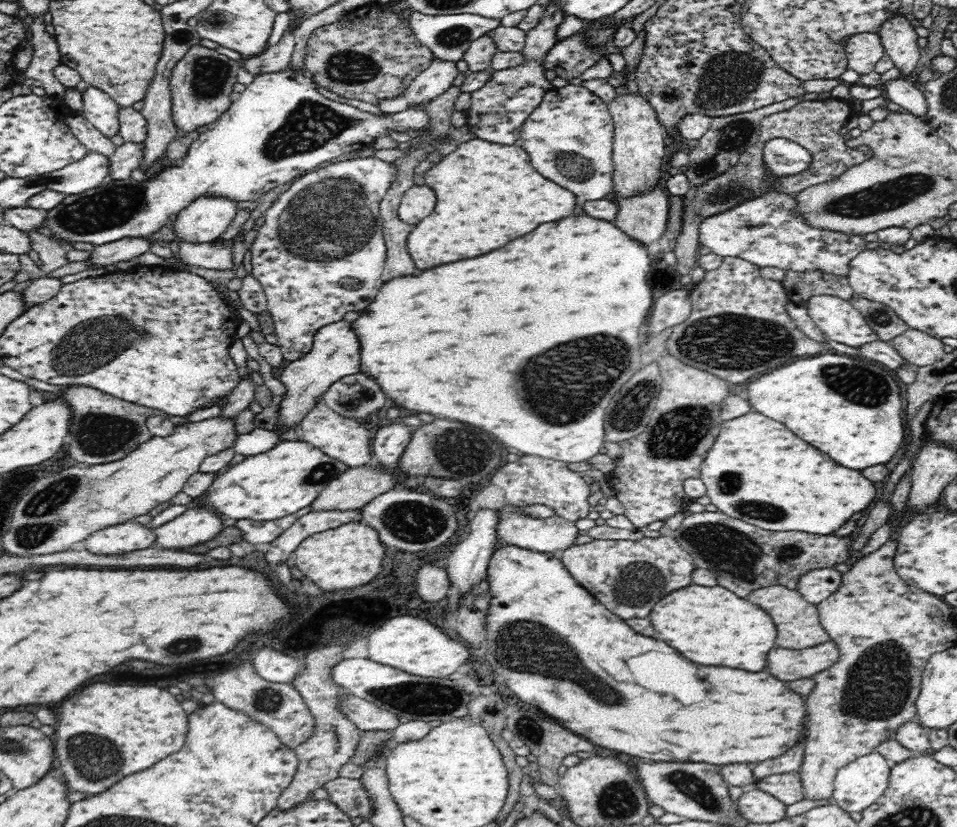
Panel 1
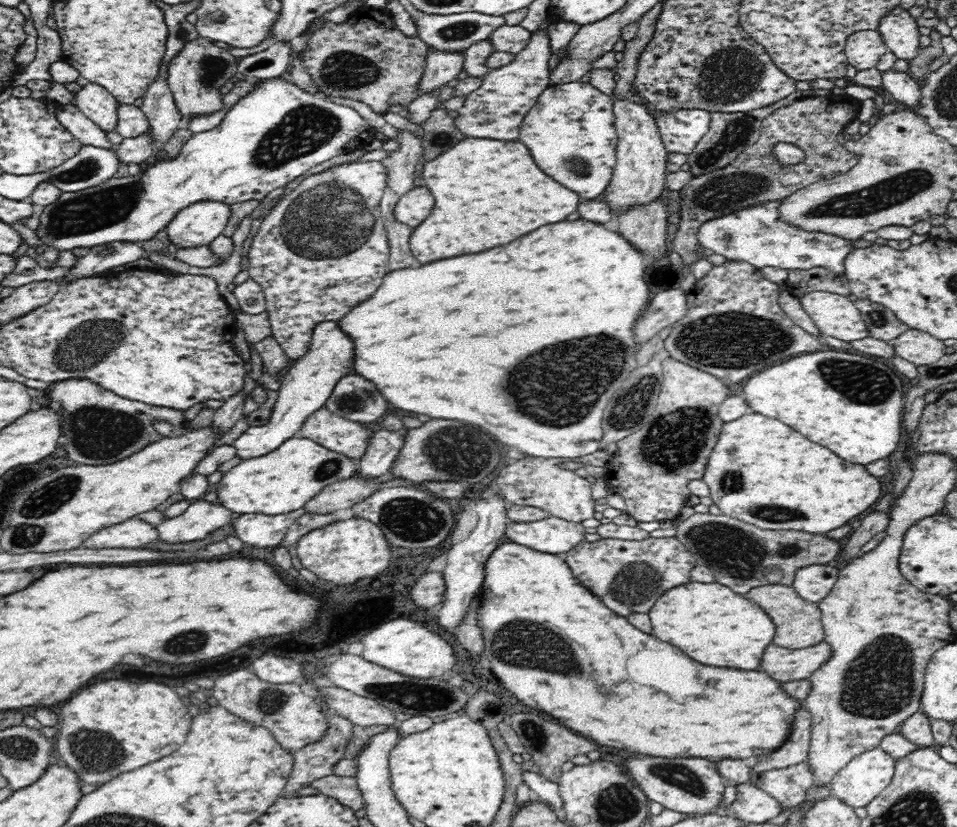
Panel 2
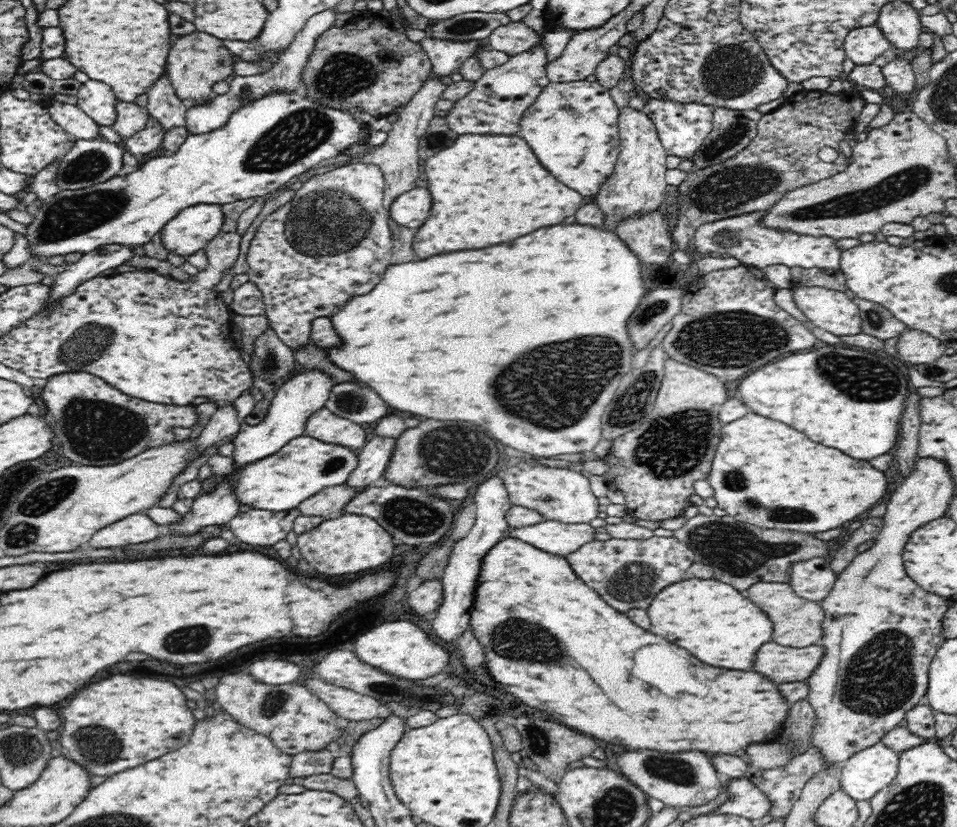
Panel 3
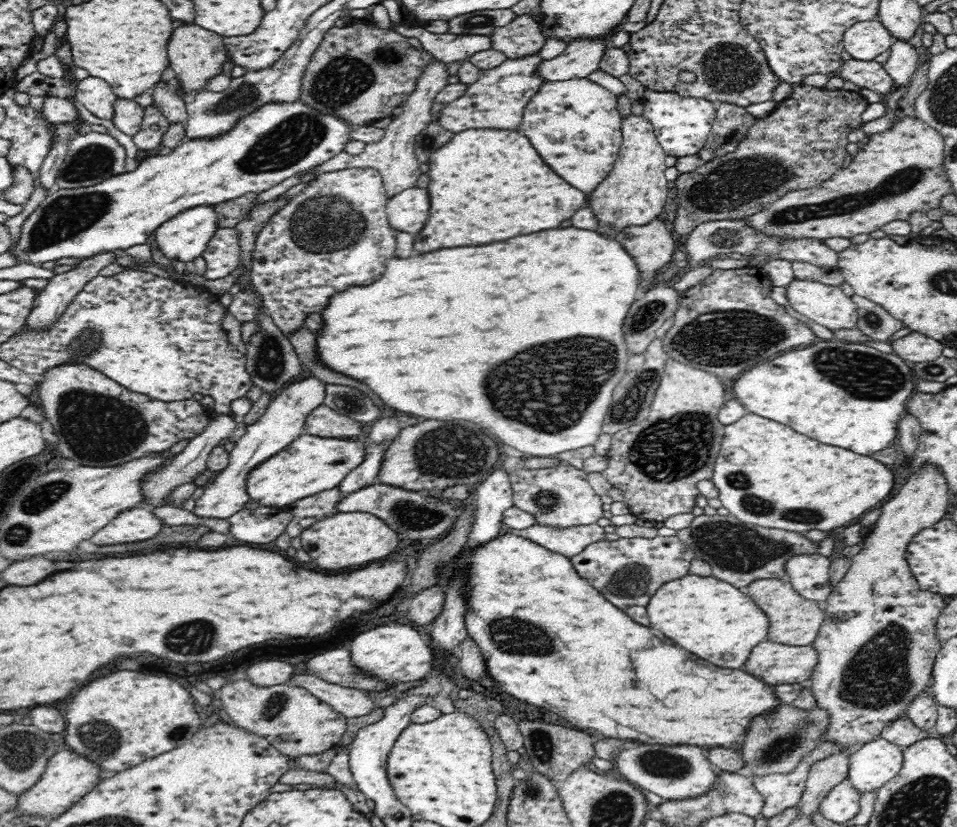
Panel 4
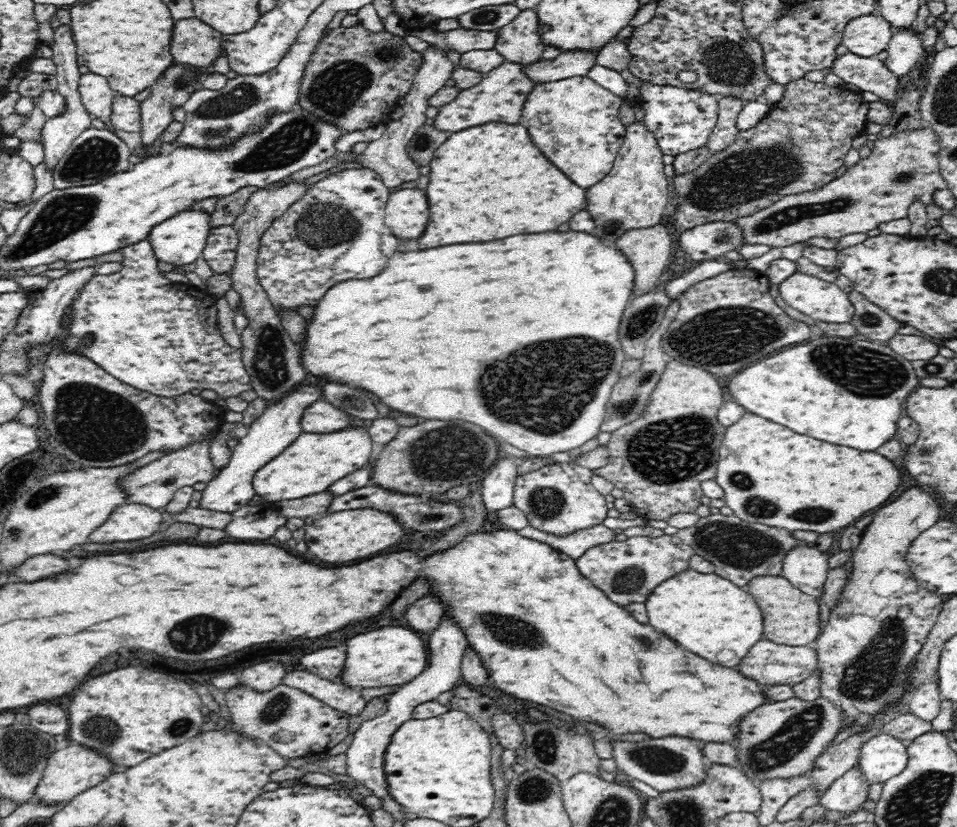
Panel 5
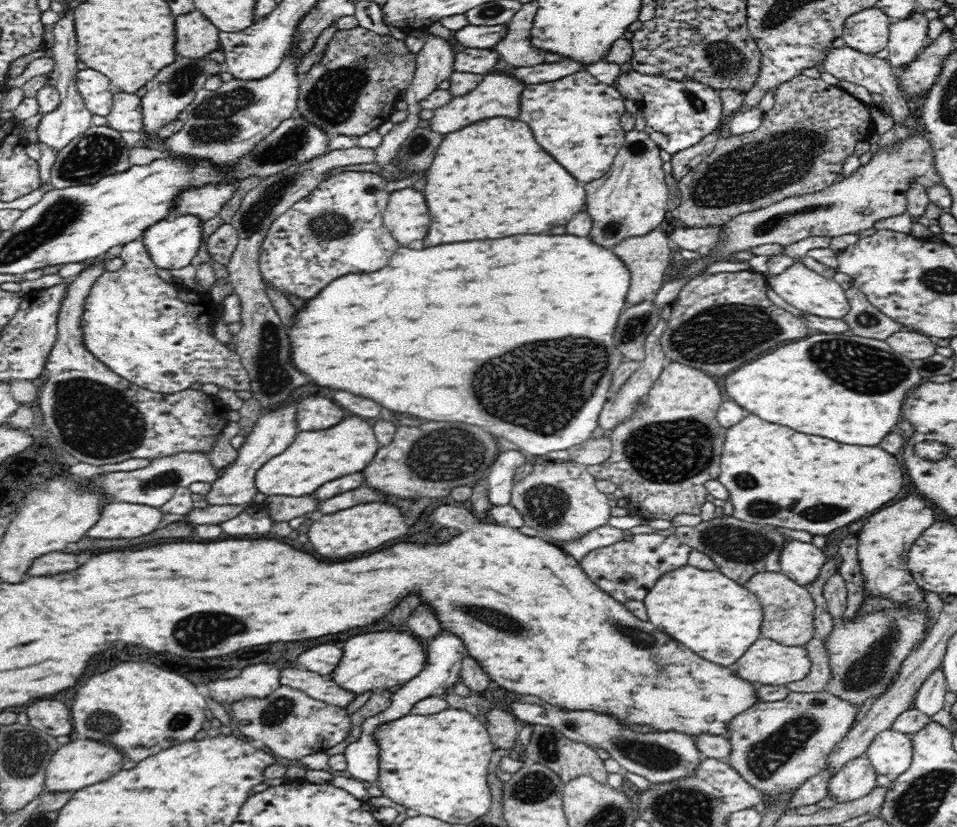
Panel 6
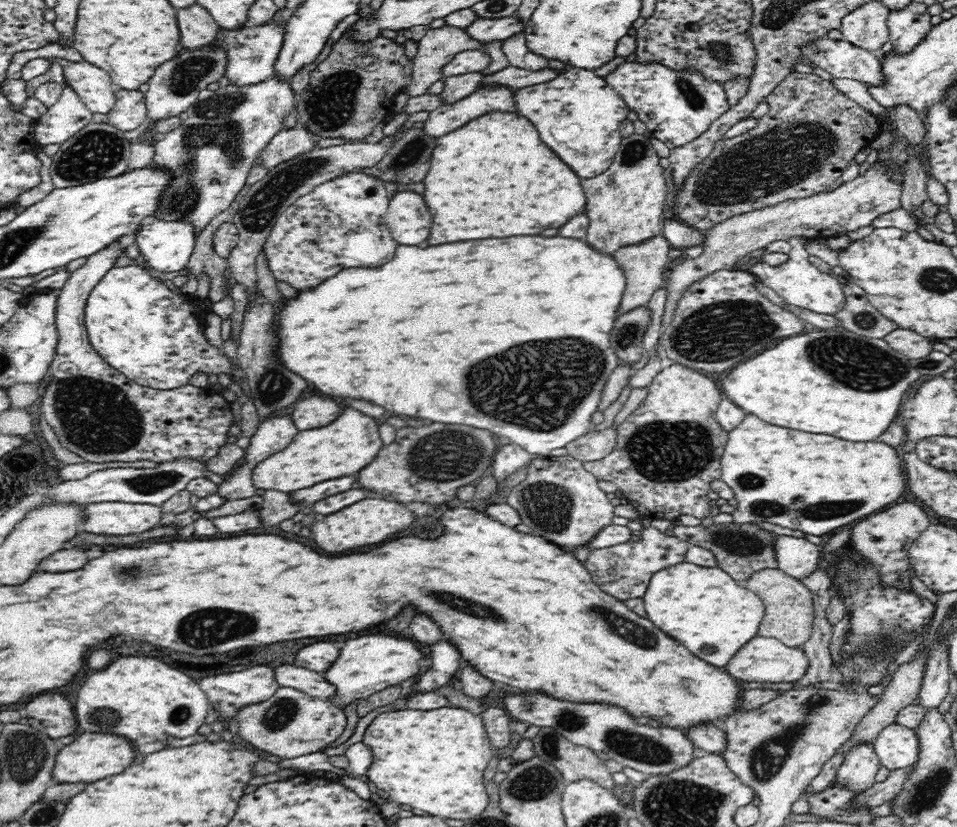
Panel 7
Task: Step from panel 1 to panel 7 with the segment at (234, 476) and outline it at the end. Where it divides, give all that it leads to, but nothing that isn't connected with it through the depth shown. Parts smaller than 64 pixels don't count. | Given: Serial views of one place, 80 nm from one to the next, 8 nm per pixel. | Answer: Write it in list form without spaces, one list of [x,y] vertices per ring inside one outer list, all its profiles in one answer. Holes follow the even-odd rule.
[[[348,408],[338,420],[326,427],[299,431],[295,440],[284,451],[269,456],[256,466],[251,481],[259,493],[278,491],[288,495],[315,486],[318,482],[360,472],[376,458],[382,444],[376,420]]]

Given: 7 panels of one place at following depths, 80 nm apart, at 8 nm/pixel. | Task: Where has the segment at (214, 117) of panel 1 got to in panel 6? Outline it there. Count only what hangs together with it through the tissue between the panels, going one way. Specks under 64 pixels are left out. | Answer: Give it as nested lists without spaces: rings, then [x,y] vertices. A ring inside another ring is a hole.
[[[189,12],[176,16],[174,52],[181,58],[204,60],[219,46],[220,31],[202,13]]]

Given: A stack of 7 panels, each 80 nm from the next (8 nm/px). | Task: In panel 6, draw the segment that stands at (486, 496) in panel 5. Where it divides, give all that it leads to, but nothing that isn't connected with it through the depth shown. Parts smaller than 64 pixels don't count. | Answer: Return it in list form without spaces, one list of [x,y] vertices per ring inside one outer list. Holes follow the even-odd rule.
[[[510,450],[502,452],[496,462],[492,464],[485,476],[488,479],[487,497],[492,506],[504,506],[511,504],[512,487],[516,482],[514,476],[516,468],[519,468],[529,459],[522,451]]]

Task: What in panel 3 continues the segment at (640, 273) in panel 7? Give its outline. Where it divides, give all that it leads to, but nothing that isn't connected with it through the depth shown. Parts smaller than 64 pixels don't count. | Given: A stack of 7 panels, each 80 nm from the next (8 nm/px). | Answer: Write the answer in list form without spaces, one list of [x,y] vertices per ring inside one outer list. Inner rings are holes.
[[[658,210],[638,212],[618,222],[616,234],[646,264],[662,264],[672,255],[671,233],[664,215]]]

